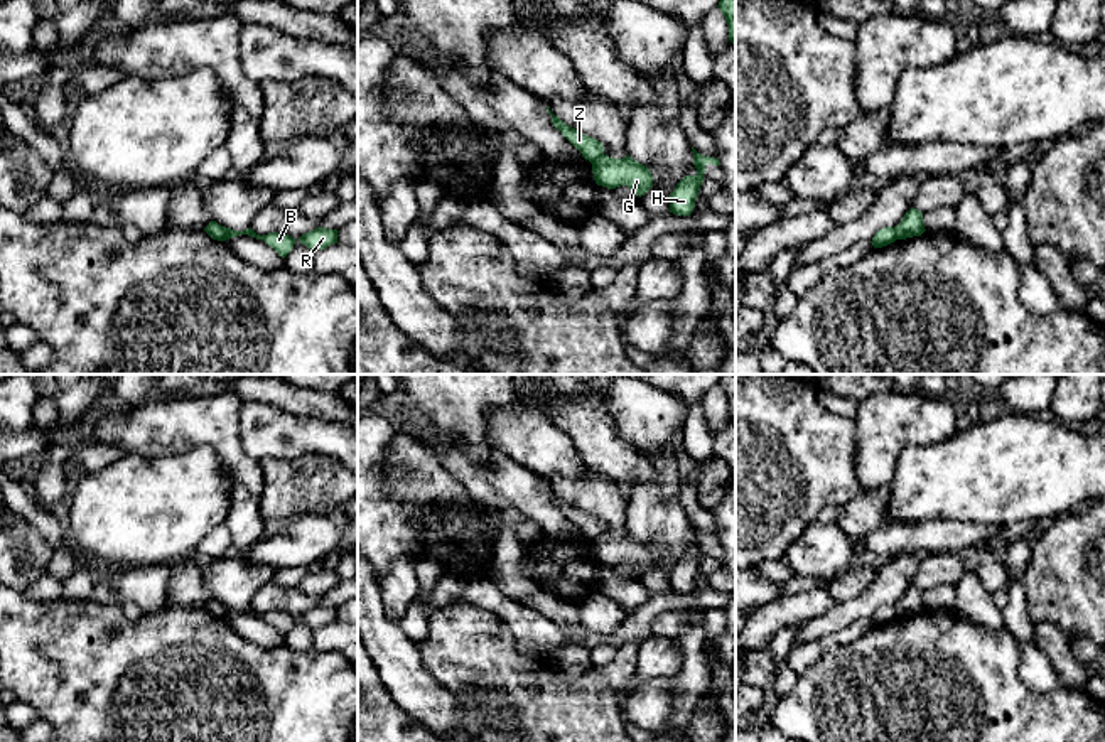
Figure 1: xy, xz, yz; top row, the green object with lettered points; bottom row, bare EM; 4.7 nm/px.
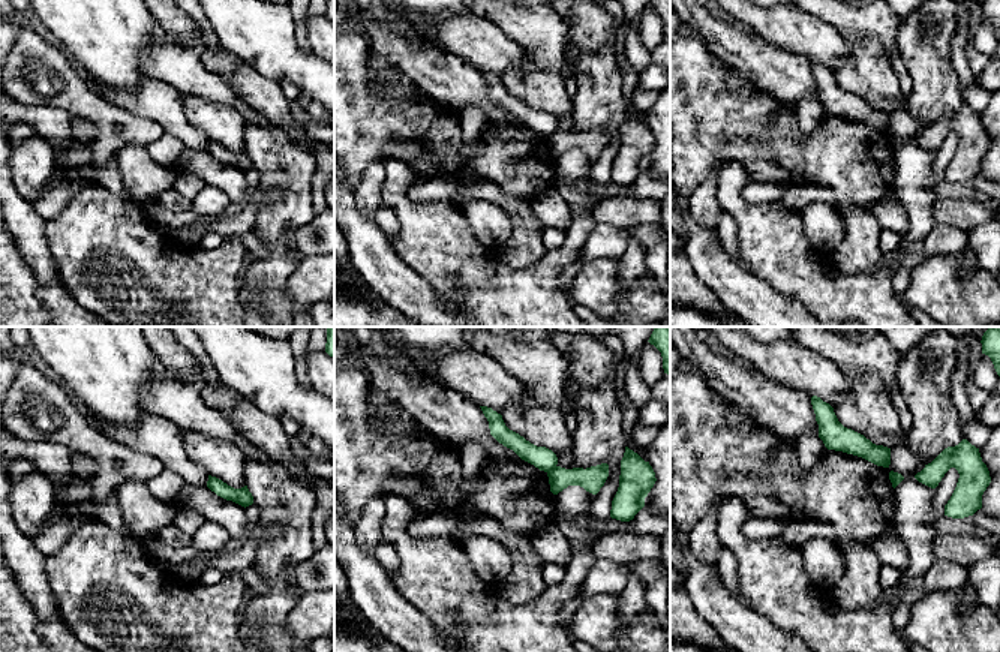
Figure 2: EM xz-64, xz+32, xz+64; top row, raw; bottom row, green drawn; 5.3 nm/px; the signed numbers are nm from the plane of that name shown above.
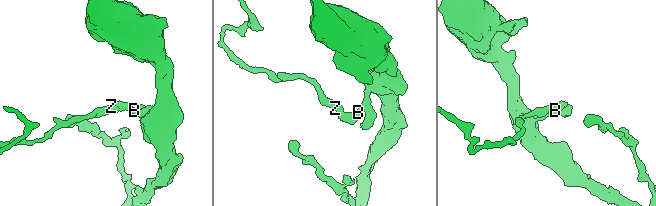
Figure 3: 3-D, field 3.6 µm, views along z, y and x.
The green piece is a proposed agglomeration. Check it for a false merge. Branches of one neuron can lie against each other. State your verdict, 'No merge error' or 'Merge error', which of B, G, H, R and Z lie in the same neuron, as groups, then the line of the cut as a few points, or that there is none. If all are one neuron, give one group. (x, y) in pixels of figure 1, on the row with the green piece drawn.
Merge error. Groups: B G H R / Z. Split along xy (221, 226), (226, 238)

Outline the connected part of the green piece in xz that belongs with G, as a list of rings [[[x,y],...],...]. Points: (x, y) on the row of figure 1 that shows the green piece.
[[[601,155],[592,162],[592,174],[597,186],[607,189],[628,186],[639,197],[653,187],[650,169],[629,155],[624,159]]]

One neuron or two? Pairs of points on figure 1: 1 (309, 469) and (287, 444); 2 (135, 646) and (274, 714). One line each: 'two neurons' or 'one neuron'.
1: two neurons
2: one neuron

